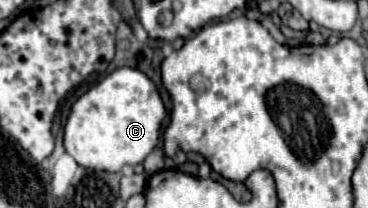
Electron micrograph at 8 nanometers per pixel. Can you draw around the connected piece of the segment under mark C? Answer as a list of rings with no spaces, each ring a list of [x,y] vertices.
[[[119,67],[75,99],[63,127],[63,147],[85,169],[121,171],[123,165],[143,163],[155,149],[163,119],[165,107],[153,81],[139,69]]]

